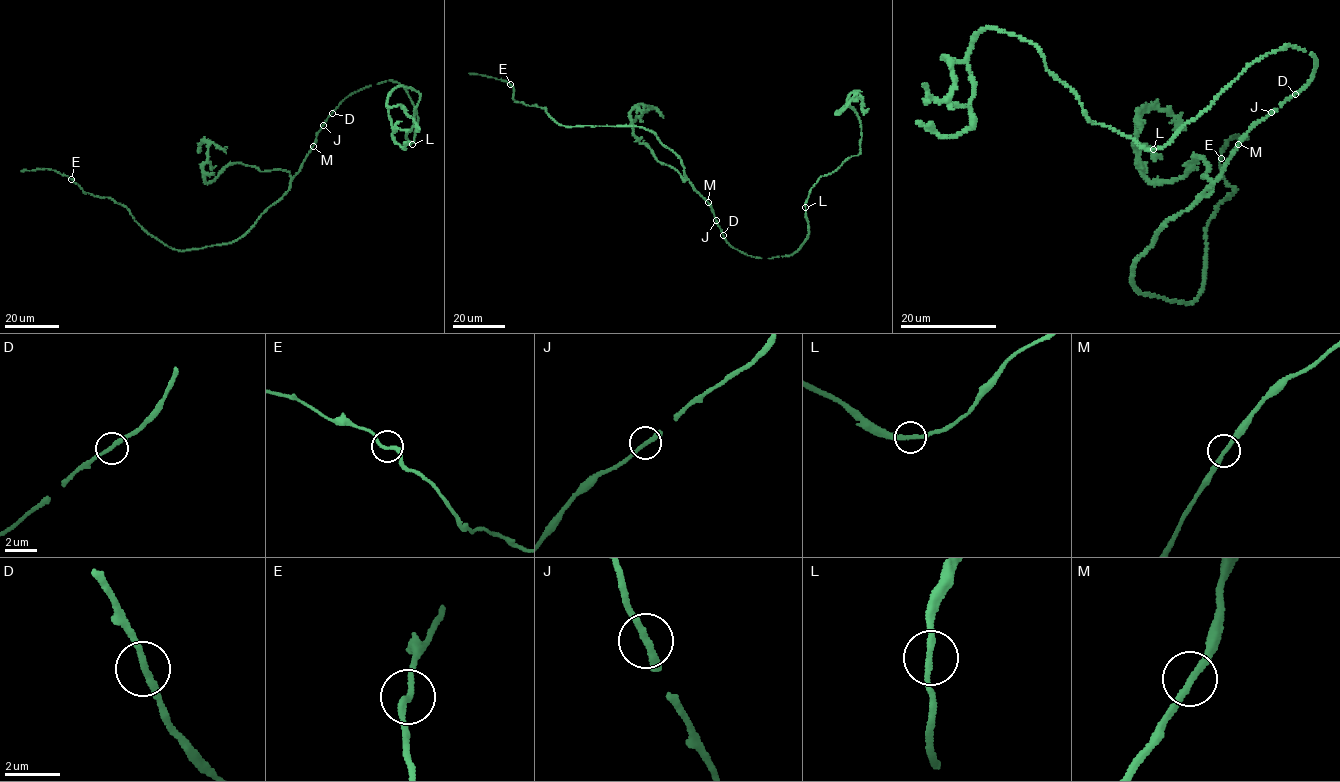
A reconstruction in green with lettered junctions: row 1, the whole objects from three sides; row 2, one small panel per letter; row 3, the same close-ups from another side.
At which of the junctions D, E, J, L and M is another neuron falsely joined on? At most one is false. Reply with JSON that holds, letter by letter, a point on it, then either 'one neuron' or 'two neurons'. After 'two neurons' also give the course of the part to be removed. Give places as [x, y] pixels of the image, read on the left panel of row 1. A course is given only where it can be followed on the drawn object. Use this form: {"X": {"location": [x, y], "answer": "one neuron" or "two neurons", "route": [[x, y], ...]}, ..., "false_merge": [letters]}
{"D": {"location": [332, 113], "answer": "one neuron"}, "E": {"location": [71, 179], "answer": "one neuron"}, "J": {"location": [323, 125], "answer": "one neuron"}, "L": {"location": [412, 144], "answer": "one neuron"}, "M": {"location": [313, 146], "answer": "one neuron"}, "false_merge": []}

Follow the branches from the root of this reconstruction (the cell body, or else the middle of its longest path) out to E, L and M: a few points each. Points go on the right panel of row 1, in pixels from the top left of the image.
E: (1276, 109), (1159, 227), (1134, 265), (1140, 292), (1188, 304), (1200, 295), (1205, 229), (1236, 190), (1221, 158)
L: (1276, 109), (1310, 79), (1316, 61), (1305, 50), (1287, 46), (1257, 59), (1171, 141), (1153, 149)
M: (1276, 109), (1258, 120), (1238, 143)

